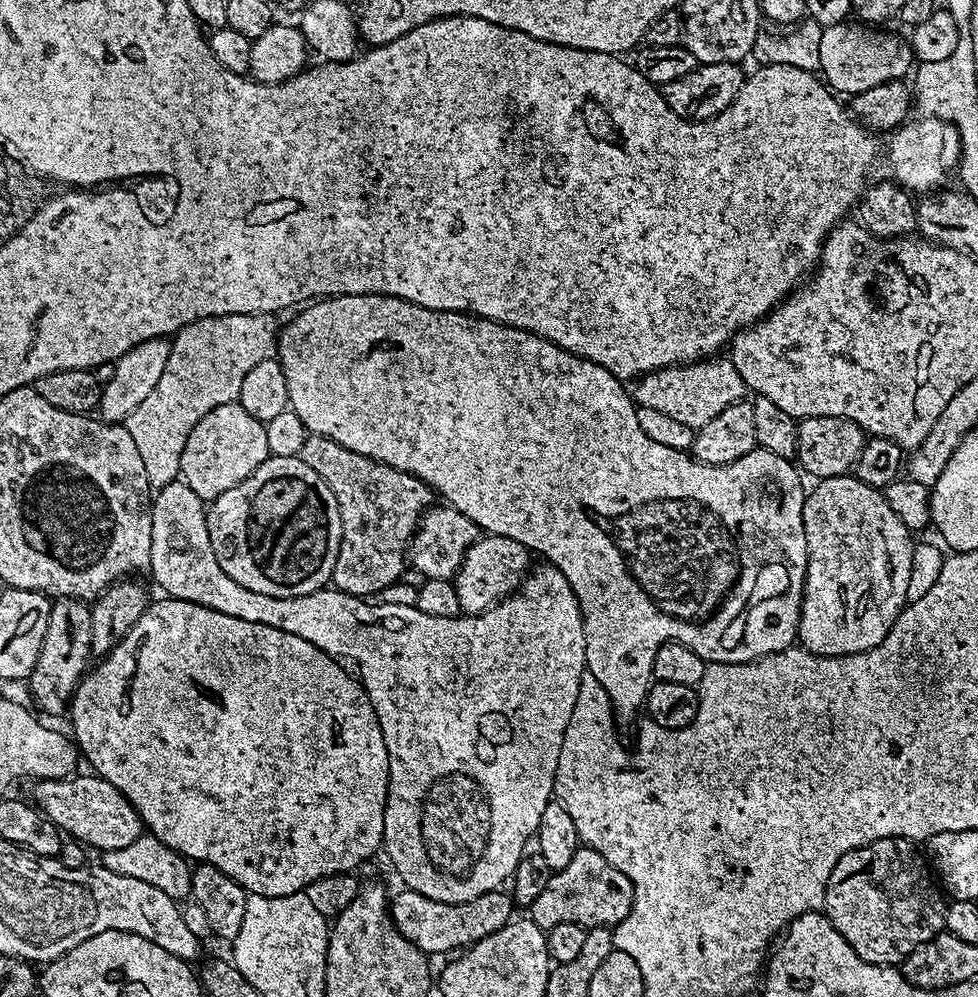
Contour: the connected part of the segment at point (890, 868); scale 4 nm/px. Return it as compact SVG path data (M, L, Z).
M882 838L842 854L842 858L838 858L838 866L834 866L834 874L830 874L822 911L834 930L838 930L838 934L850 942L854 954L858 954L858 958L868 964L899 966L907 956L914 954L914 950L918 950L918 946L930 942L939 932L945 931L945 893L938 887L933 873L926 870L921 849L916 848L919 847L911 840Z

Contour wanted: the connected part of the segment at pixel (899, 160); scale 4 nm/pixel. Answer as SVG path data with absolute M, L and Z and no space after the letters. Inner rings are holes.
M920 118L917 124L905 123L891 133L888 160L892 163L891 175L901 188L913 193L928 194L945 187L944 175L955 173L960 163L960 135L952 124L943 120ZM916 191L916 192L915 192Z

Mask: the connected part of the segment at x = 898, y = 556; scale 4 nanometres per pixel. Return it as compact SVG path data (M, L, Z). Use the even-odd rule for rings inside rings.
M855 478L821 480L815 486L817 488L813 492L811 489L805 495L802 510L802 522L806 530L806 546L808 547L808 578L804 583L804 605L800 611L798 640L807 652L813 652L815 656L853 656L859 652L869 652L871 648L883 642L886 634L890 634L894 622L900 616L900 611L908 604L906 586L910 586L910 562L914 536L906 526L902 526L902 518L898 518L898 514L890 510L890 502L886 502L881 489L866 486L866 482Z

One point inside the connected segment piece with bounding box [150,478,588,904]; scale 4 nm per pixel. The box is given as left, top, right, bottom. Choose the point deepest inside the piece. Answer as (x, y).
(474, 709)

